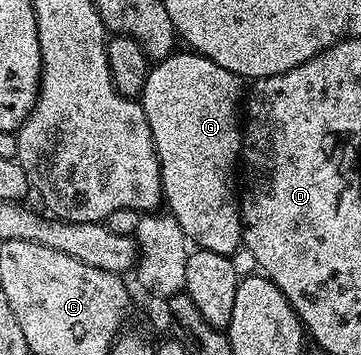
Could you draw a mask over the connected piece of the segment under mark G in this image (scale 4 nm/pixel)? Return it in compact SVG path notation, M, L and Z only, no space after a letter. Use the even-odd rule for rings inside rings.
M192 50L174 51L172 56L166 56L163 60L158 60L150 67L149 75L145 77L145 85L139 97L139 103L145 112L147 122L151 126L151 134L153 135L153 144L157 147L157 160L161 164L161 190L163 193L164 203L169 203L168 211L177 219L179 226L185 232L186 237L190 241L194 240L197 248L206 248L215 254L223 254L232 257L233 251L238 247L242 247L243 239L241 237L241 209L239 207L238 193L233 193L233 167L238 167L239 157L242 155L242 137L243 124L237 121L237 107L242 107L243 96L241 100L241 84L242 77L236 76L231 70L223 70L223 66L219 66L215 62L211 62L209 57L202 56Z

